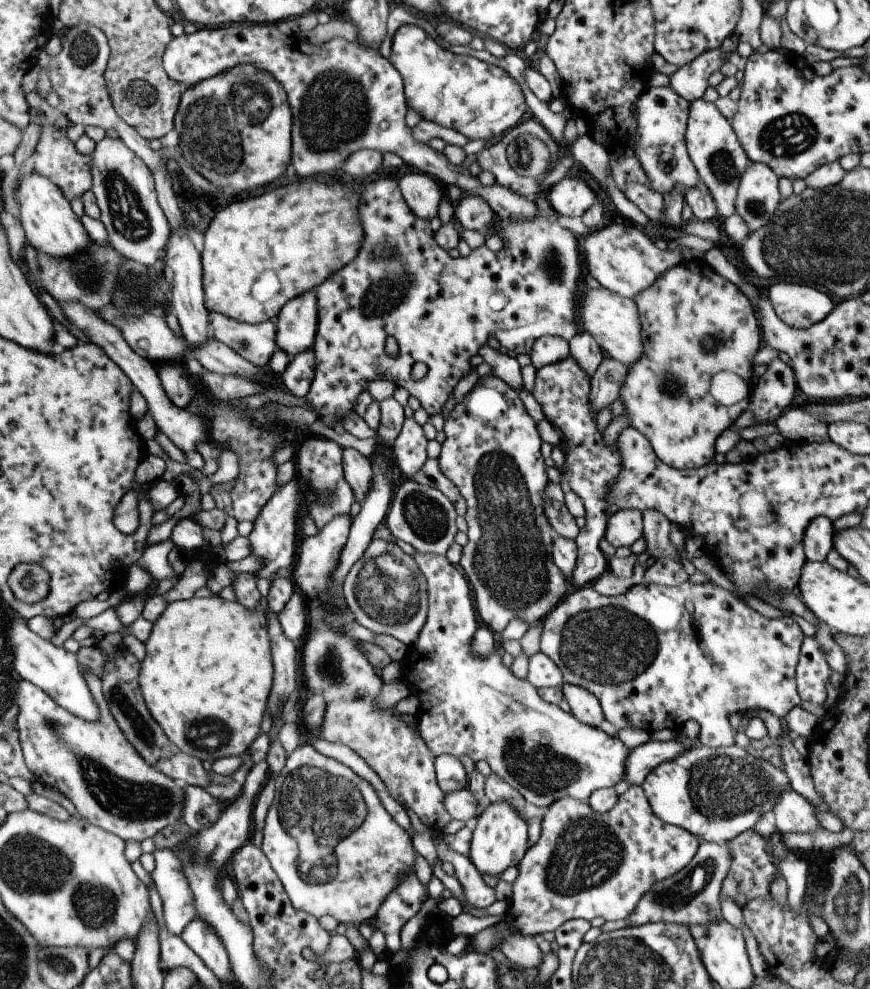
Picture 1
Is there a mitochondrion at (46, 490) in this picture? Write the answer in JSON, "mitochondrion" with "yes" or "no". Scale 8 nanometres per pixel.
{"mitochondrion":"no"}

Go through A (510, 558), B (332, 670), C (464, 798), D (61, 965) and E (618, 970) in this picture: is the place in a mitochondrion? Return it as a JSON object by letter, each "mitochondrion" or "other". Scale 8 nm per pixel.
{"A":"mitochondrion","B":"mitochondrion","C":"other","D":"mitochondrion","E":"mitochondrion"}

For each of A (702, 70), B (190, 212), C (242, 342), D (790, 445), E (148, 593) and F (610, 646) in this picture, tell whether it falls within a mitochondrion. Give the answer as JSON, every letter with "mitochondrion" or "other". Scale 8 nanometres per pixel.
{"A":"other","B":"other","C":"mitochondrion","D":"other","E":"other","F":"mitochondrion"}

